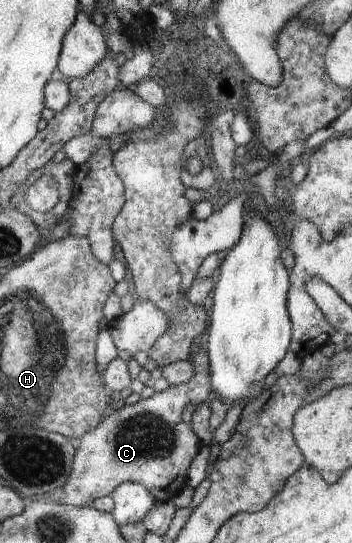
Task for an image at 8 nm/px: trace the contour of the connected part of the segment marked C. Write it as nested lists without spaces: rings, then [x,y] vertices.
[[[203,344],[199,346],[200,349],[195,345],[192,347],[191,363],[195,365],[195,375],[188,384],[170,386],[149,399],[124,406],[80,438],[70,476],[62,489],[53,495],[52,501],[80,508],[110,496],[125,482],[144,487],[159,503],[167,503],[178,495],[187,483],[190,465],[202,447],[191,425],[182,420],[182,413],[188,403],[196,406],[211,395],[208,357]]]

